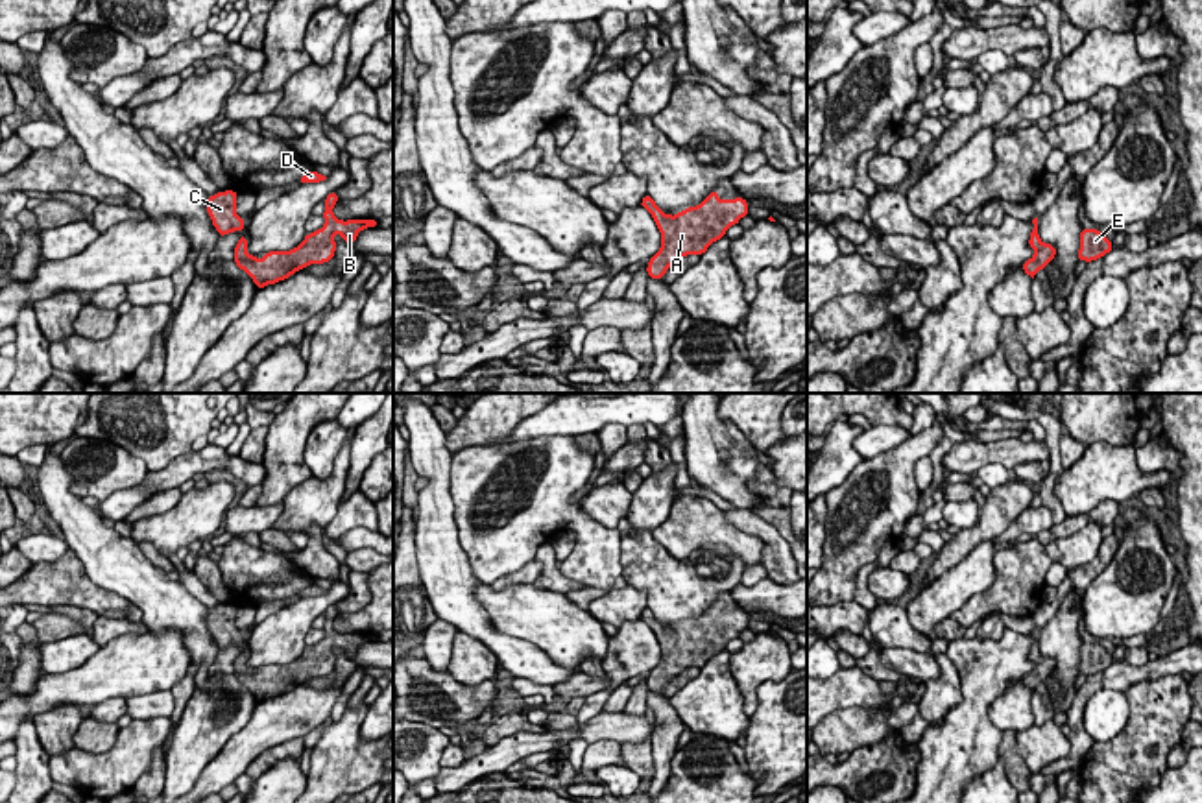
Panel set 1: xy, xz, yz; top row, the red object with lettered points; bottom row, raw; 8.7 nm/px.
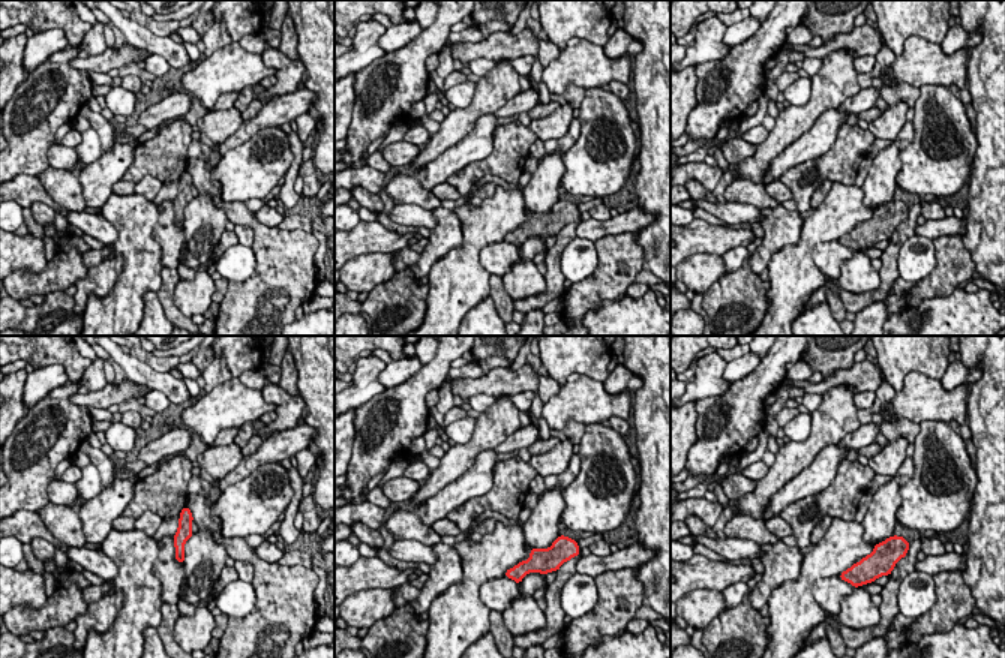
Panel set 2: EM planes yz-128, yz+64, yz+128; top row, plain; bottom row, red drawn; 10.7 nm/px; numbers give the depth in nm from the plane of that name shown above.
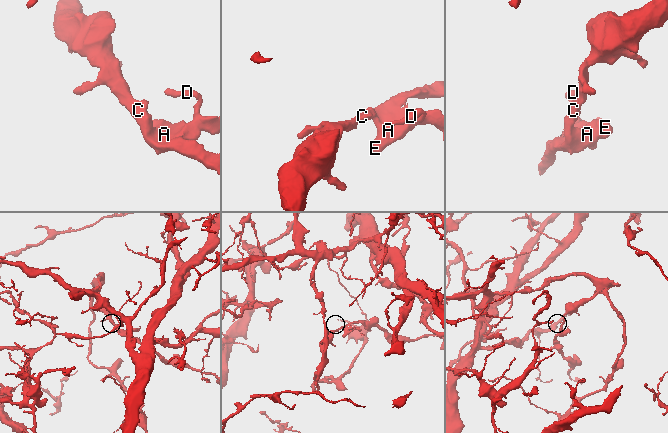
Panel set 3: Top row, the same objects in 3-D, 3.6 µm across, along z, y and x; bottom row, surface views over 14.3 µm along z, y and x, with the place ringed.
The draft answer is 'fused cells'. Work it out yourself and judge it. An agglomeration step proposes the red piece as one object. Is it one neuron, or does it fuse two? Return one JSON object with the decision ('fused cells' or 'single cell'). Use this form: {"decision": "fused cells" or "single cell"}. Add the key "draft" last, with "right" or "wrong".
{"decision": "single cell", "draft": "wrong"}

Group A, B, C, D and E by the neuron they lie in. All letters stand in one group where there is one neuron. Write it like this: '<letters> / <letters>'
A B C D E

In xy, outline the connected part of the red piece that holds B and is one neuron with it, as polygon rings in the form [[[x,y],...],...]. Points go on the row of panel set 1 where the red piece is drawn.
[[[336,190],[325,198],[325,203],[325,225],[307,234],[305,240],[290,251],[268,251],[262,258],[251,257],[247,253],[247,238],[242,233],[242,238],[234,246],[234,262],[253,279],[257,288],[284,281],[308,264],[323,264],[334,258],[334,234],[342,234],[345,244],[353,246],[360,231],[379,225],[377,220],[338,220],[332,214],[338,203]]]

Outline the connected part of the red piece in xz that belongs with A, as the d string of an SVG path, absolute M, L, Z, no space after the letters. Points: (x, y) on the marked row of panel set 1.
M713 190L698 207L679 210L676 216L665 214L648 194L641 207L654 216L661 233L661 247L646 266L652 279L663 279L668 268L687 255L703 255L713 242L726 236L727 227L748 216L750 209L742 198L720 199L718 190Z

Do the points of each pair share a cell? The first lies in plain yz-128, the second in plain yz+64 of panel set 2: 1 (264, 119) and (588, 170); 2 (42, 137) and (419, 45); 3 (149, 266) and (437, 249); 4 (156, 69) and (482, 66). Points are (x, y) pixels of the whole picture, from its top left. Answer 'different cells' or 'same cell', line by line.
1: different cells
2: same cell
3: different cells
4: same cell

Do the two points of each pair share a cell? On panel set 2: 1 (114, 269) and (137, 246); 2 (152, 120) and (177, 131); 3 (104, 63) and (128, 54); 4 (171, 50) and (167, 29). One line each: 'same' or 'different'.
1: different
2: different
3: same
4: different

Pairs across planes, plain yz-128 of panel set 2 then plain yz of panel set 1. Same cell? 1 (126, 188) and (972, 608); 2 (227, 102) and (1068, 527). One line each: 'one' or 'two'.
1: two
2: one

